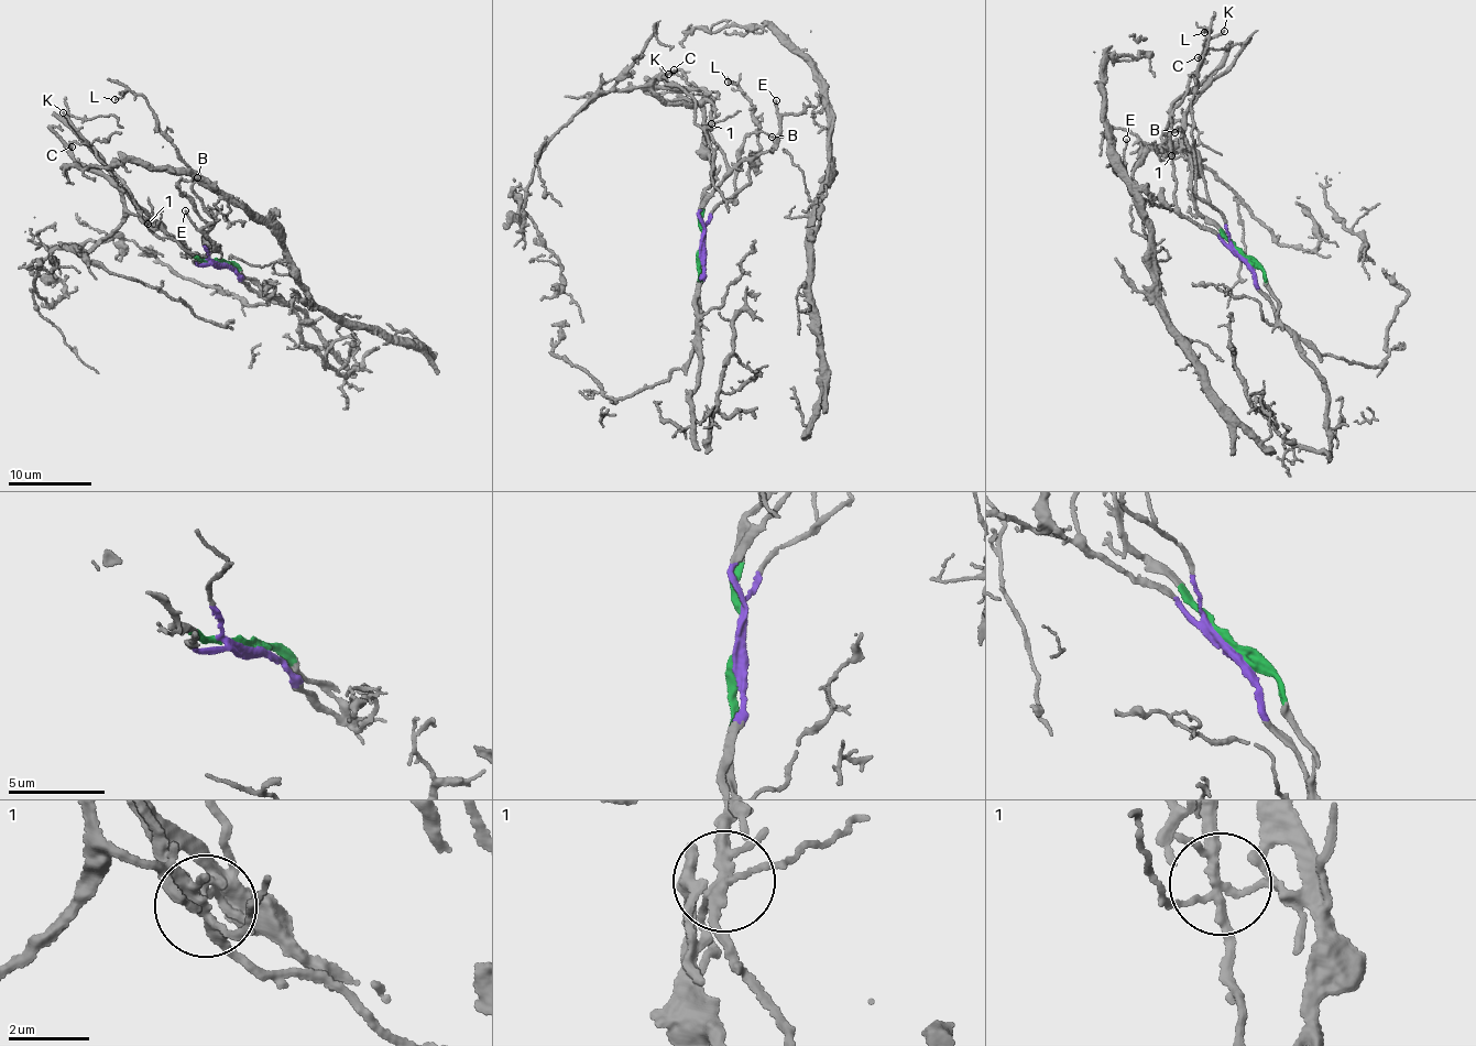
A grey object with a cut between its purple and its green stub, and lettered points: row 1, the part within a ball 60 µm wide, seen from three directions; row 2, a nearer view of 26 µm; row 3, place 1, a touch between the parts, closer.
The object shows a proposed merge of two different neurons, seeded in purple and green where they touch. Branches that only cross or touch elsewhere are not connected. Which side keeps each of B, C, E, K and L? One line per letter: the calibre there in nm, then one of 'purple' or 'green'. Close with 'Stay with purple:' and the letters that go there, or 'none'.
B: 130 nm | purple
C: 140 nm | purple
E: 120 nm | purple
K: 180 nm | purple
L: 140 nm | purple
Stay with purple: B, C, E, K, L

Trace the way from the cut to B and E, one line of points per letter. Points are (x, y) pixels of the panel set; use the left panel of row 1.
B: (219, 263), (208, 255), (203, 237), (210, 226), (177, 186), (198, 176)
E: (219, 263), (215, 268), (194, 263), (199, 255), (217, 249), (184, 210)

